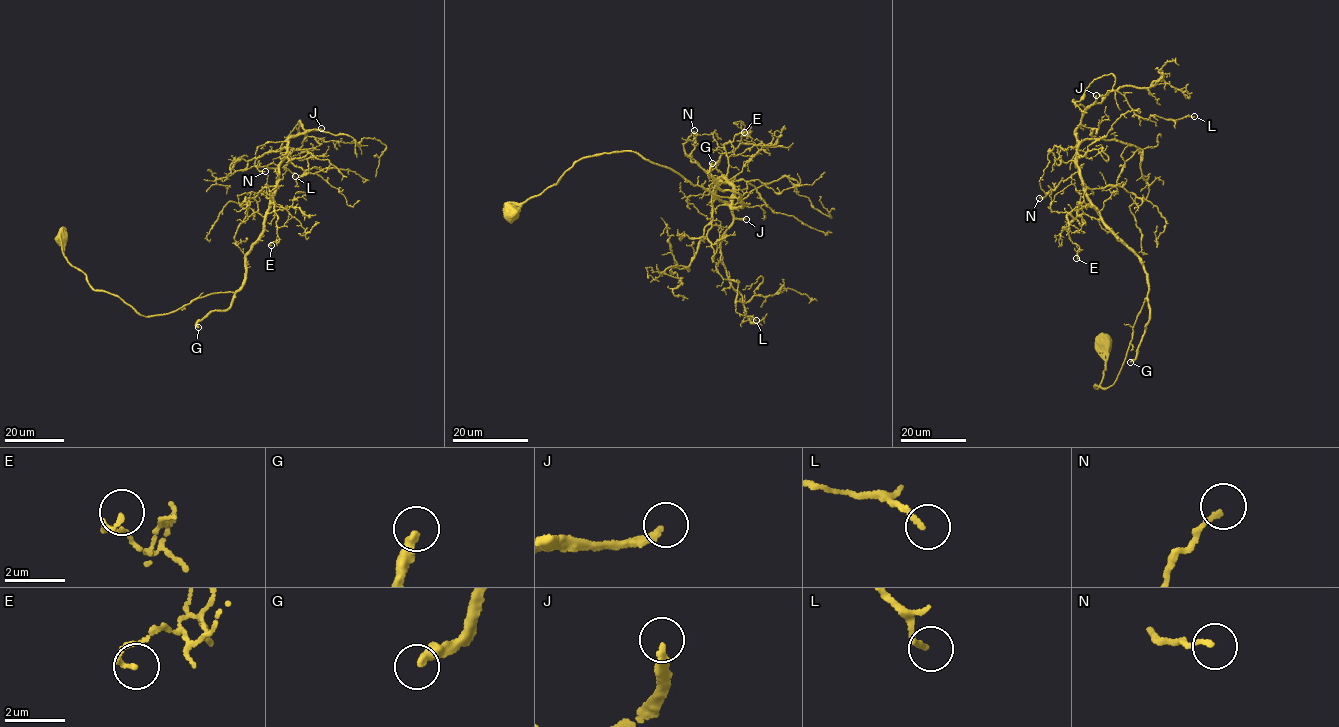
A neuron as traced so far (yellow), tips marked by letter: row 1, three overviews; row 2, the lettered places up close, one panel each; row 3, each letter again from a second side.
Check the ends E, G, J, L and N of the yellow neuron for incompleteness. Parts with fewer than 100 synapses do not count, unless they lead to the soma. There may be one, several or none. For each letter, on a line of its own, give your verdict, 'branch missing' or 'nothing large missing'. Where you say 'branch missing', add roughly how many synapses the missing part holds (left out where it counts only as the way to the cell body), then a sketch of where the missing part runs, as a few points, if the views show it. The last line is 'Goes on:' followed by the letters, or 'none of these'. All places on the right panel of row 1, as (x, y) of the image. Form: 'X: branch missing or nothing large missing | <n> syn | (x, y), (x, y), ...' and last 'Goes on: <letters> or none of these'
E: nothing large missing
G: branch missing | 450 syn | (1130, 362), (1122, 373), (1115, 302), (1091, 236), (1106, 191), (1108, 135), (1162, 94), (1160, 68), (1141, 87)
J: branch missing | 110 syn | (1096, 95), (1105, 82), (1125, 85), (1139, 98), (1154, 126), (1166, 130), (1191, 113), (1202, 117), (1205, 112)
L: nothing large missing
N: nothing large missing
Goes on: G, J

